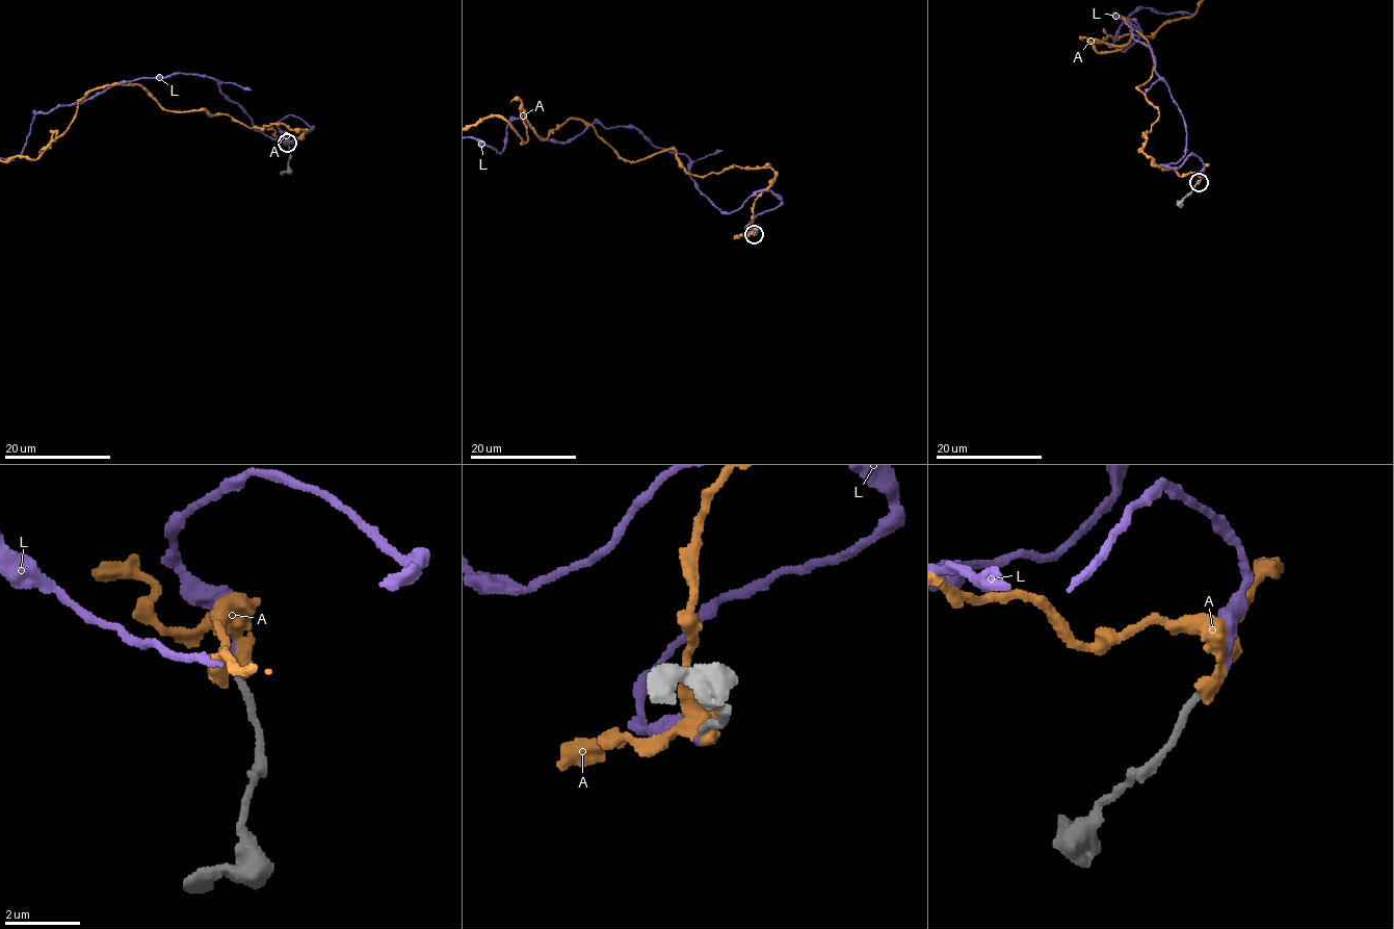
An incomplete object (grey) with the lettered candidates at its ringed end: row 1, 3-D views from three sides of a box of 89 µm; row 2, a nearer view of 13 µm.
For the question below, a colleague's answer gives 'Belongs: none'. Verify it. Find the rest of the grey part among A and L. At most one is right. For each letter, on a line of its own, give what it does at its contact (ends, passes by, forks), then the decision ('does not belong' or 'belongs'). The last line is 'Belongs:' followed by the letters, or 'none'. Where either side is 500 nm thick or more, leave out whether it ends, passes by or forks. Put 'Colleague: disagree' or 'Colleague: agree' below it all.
A: it ends there; does not belong
L: it ends there; belongs
Belongs: L
Colleague: disagree

